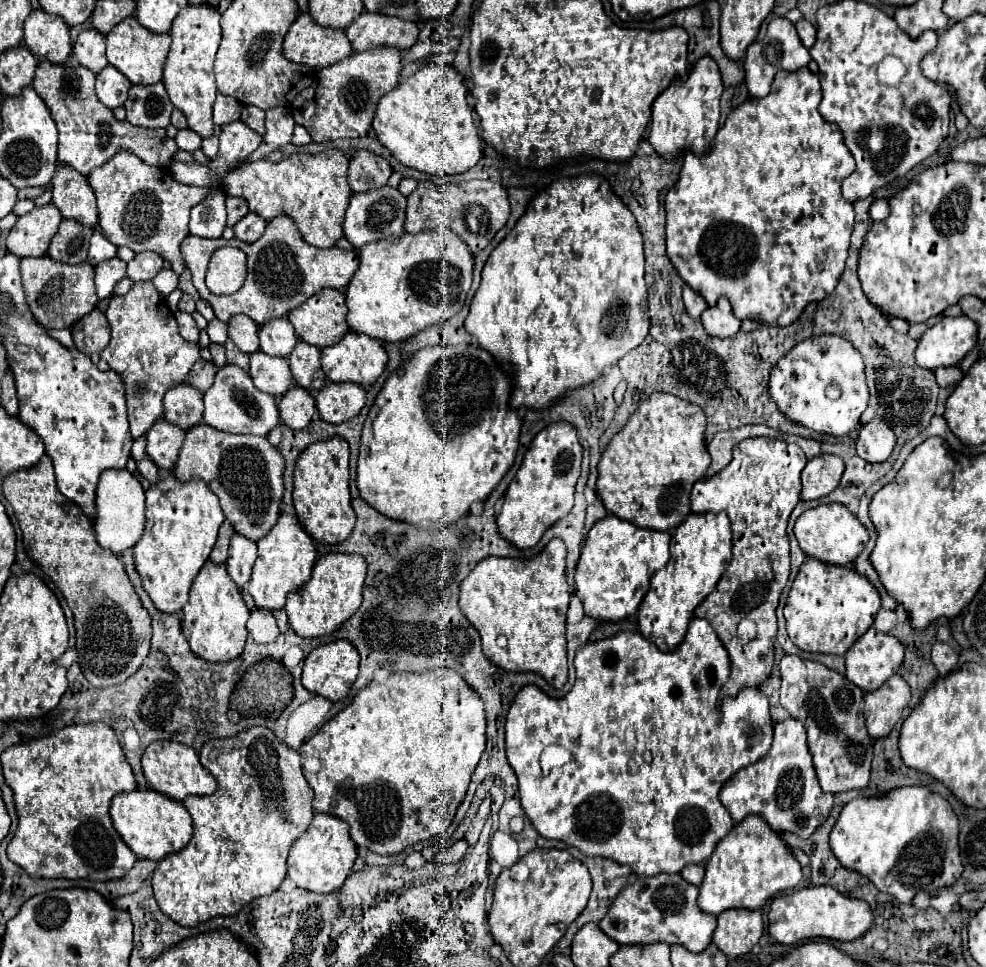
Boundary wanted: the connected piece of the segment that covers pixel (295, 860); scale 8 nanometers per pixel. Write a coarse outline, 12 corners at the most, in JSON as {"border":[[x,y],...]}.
{"border":[[316,813],[288,855],[306,891],[342,887],[356,861],[348,823]]}

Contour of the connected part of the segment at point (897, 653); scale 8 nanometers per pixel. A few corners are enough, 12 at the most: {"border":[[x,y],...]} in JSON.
{"border":[[870,627],[846,653],[864,693],[900,669],[902,643]]}

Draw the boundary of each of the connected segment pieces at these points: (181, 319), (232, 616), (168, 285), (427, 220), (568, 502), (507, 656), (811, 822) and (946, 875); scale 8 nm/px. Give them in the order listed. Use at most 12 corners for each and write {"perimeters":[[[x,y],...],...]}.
{"perimeters":[[[176,311],[180,335],[198,343],[198,325],[190,313]],[[208,561],[182,609],[192,653],[242,653],[250,611],[224,565]],[[162,269],[154,279],[154,287],[168,297],[178,287],[178,275]],[[500,183],[408,195],[404,229],[450,229],[478,255],[510,217]],[[570,423],[530,443],[500,535],[532,549],[574,507],[582,447]],[[566,547],[488,557],[460,609],[496,667],[568,681]],[[774,725],[770,751],[720,801],[740,823],[810,837],[834,795],[818,785],[806,729]],[[900,787],[830,831],[846,869],[904,903],[962,873],[958,817]]]}

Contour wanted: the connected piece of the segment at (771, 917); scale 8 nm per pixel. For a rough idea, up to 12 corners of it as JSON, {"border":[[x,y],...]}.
{"border":[[828,887],[772,901],[768,935],[780,945],[812,937],[852,941],[872,909]]}

